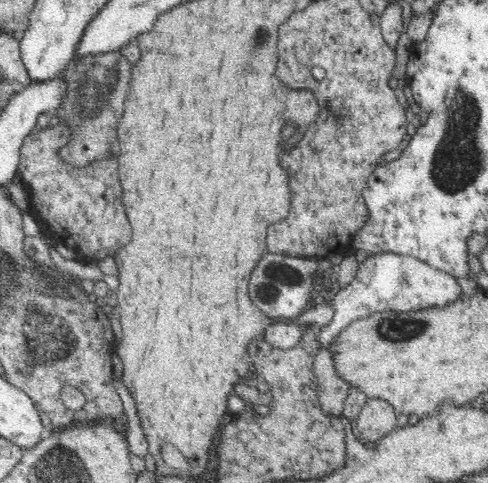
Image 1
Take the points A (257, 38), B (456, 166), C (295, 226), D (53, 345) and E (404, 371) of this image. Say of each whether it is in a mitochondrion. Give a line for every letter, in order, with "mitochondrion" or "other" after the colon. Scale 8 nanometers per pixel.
A: mitochondrion
B: mitochondrion
C: other
D: mitochondrion
E: other

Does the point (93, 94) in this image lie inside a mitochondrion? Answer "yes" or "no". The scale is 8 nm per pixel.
yes

